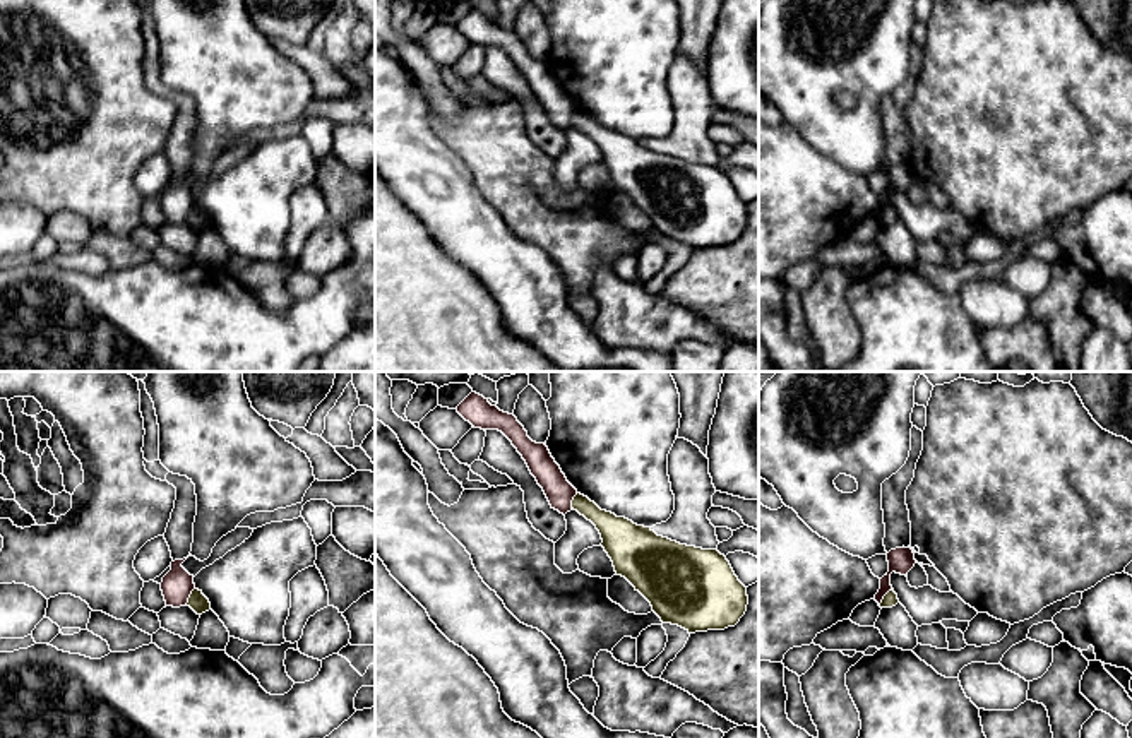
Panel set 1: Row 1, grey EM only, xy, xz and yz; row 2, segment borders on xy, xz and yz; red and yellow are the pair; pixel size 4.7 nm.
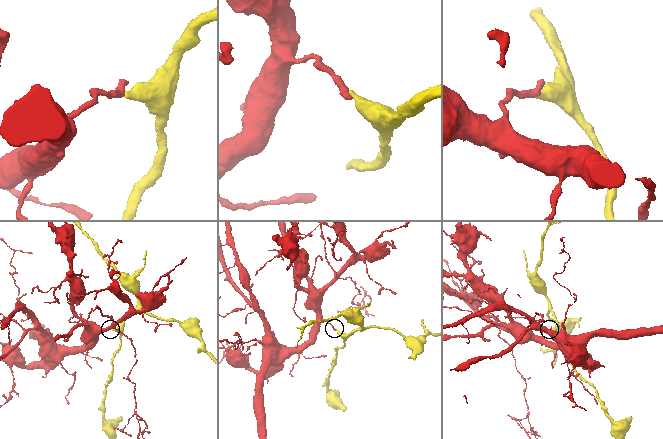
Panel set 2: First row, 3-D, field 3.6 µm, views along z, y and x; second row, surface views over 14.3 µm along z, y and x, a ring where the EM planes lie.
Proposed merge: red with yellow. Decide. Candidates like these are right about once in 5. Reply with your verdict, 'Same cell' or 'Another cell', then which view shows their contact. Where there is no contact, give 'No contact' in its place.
Another cell. Touches red in yz

